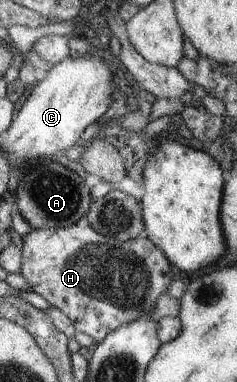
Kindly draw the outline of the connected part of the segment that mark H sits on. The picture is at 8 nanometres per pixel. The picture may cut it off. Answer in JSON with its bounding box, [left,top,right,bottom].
[18,221,173,343]

